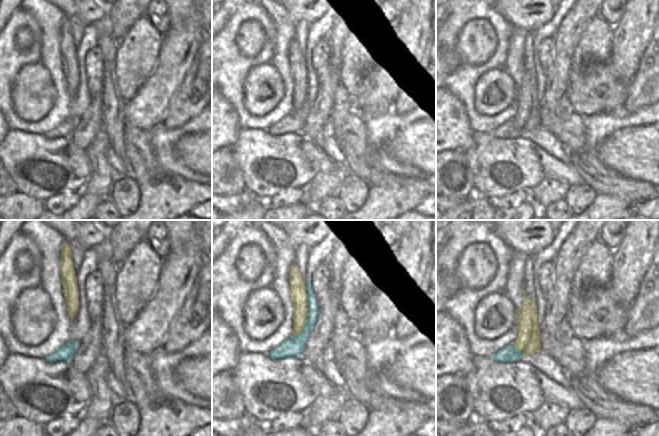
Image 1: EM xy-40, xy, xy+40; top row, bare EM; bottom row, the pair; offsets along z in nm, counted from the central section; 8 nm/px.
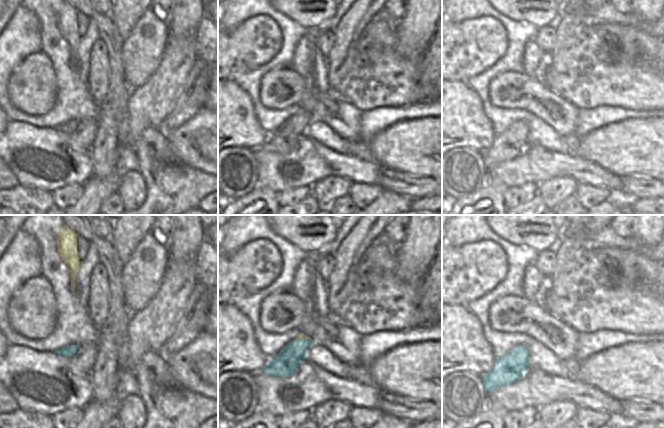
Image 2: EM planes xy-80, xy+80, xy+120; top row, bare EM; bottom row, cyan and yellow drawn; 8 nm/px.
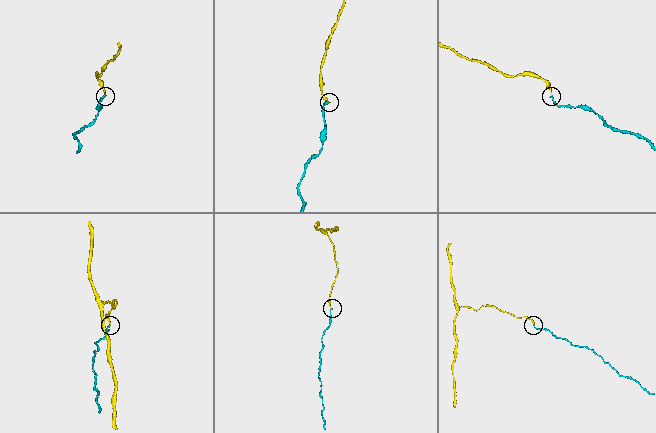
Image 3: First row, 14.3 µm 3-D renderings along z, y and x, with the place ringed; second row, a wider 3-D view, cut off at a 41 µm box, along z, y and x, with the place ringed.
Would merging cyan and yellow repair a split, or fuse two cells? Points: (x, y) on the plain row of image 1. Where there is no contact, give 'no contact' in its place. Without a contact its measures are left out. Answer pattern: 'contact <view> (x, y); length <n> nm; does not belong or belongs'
contact xy (304, 103); length 200 nm; belongs

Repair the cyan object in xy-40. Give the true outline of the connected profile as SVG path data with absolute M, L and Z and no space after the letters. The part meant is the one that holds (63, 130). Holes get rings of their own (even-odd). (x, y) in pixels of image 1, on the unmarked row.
M68 118L60 123L56 128L48 131L45 135L48 138L69 138L71 133L79 125L80 118Z

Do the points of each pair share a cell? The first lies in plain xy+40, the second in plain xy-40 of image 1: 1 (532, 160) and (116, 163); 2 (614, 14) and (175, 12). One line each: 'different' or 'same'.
1: different
2: different

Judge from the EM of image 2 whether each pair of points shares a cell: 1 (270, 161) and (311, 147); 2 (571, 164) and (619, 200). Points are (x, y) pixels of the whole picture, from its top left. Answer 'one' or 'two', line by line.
1: one
2: two

